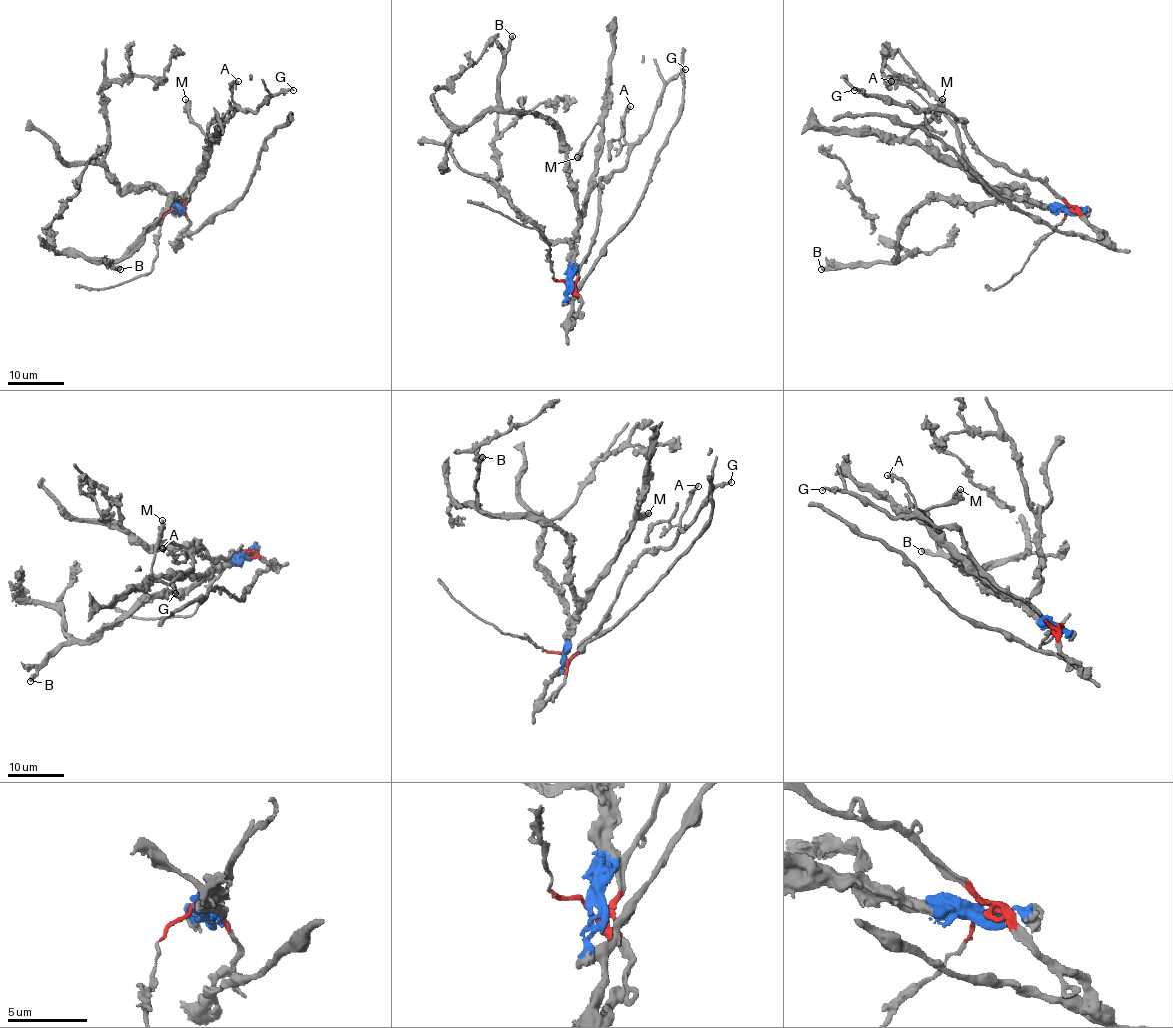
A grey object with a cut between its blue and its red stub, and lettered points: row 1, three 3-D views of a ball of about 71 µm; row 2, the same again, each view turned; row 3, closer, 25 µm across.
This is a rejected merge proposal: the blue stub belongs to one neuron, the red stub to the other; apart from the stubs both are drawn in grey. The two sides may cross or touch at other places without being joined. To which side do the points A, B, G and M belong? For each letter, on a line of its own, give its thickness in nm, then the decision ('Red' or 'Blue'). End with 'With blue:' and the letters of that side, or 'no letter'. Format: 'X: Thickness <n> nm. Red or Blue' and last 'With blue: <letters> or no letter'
A: Thickness 280 nm. Red
B: Thickness 440 nm. Blue
G: Thickness 200 nm. Red
M: Thickness 320 nm. Blue
With blue: B, M

